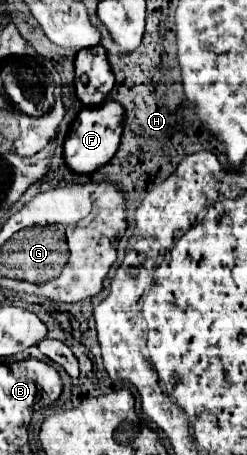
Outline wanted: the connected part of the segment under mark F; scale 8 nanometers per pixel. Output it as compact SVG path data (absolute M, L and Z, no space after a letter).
M106 100L96 108L84 108L76 116L76 122L72 122L72 130L68 132L64 142L64 162L72 172L92 174L110 162L110 158L114 156L120 144L122 114L124 114L124 108L120 104L116 104L114 100Z

